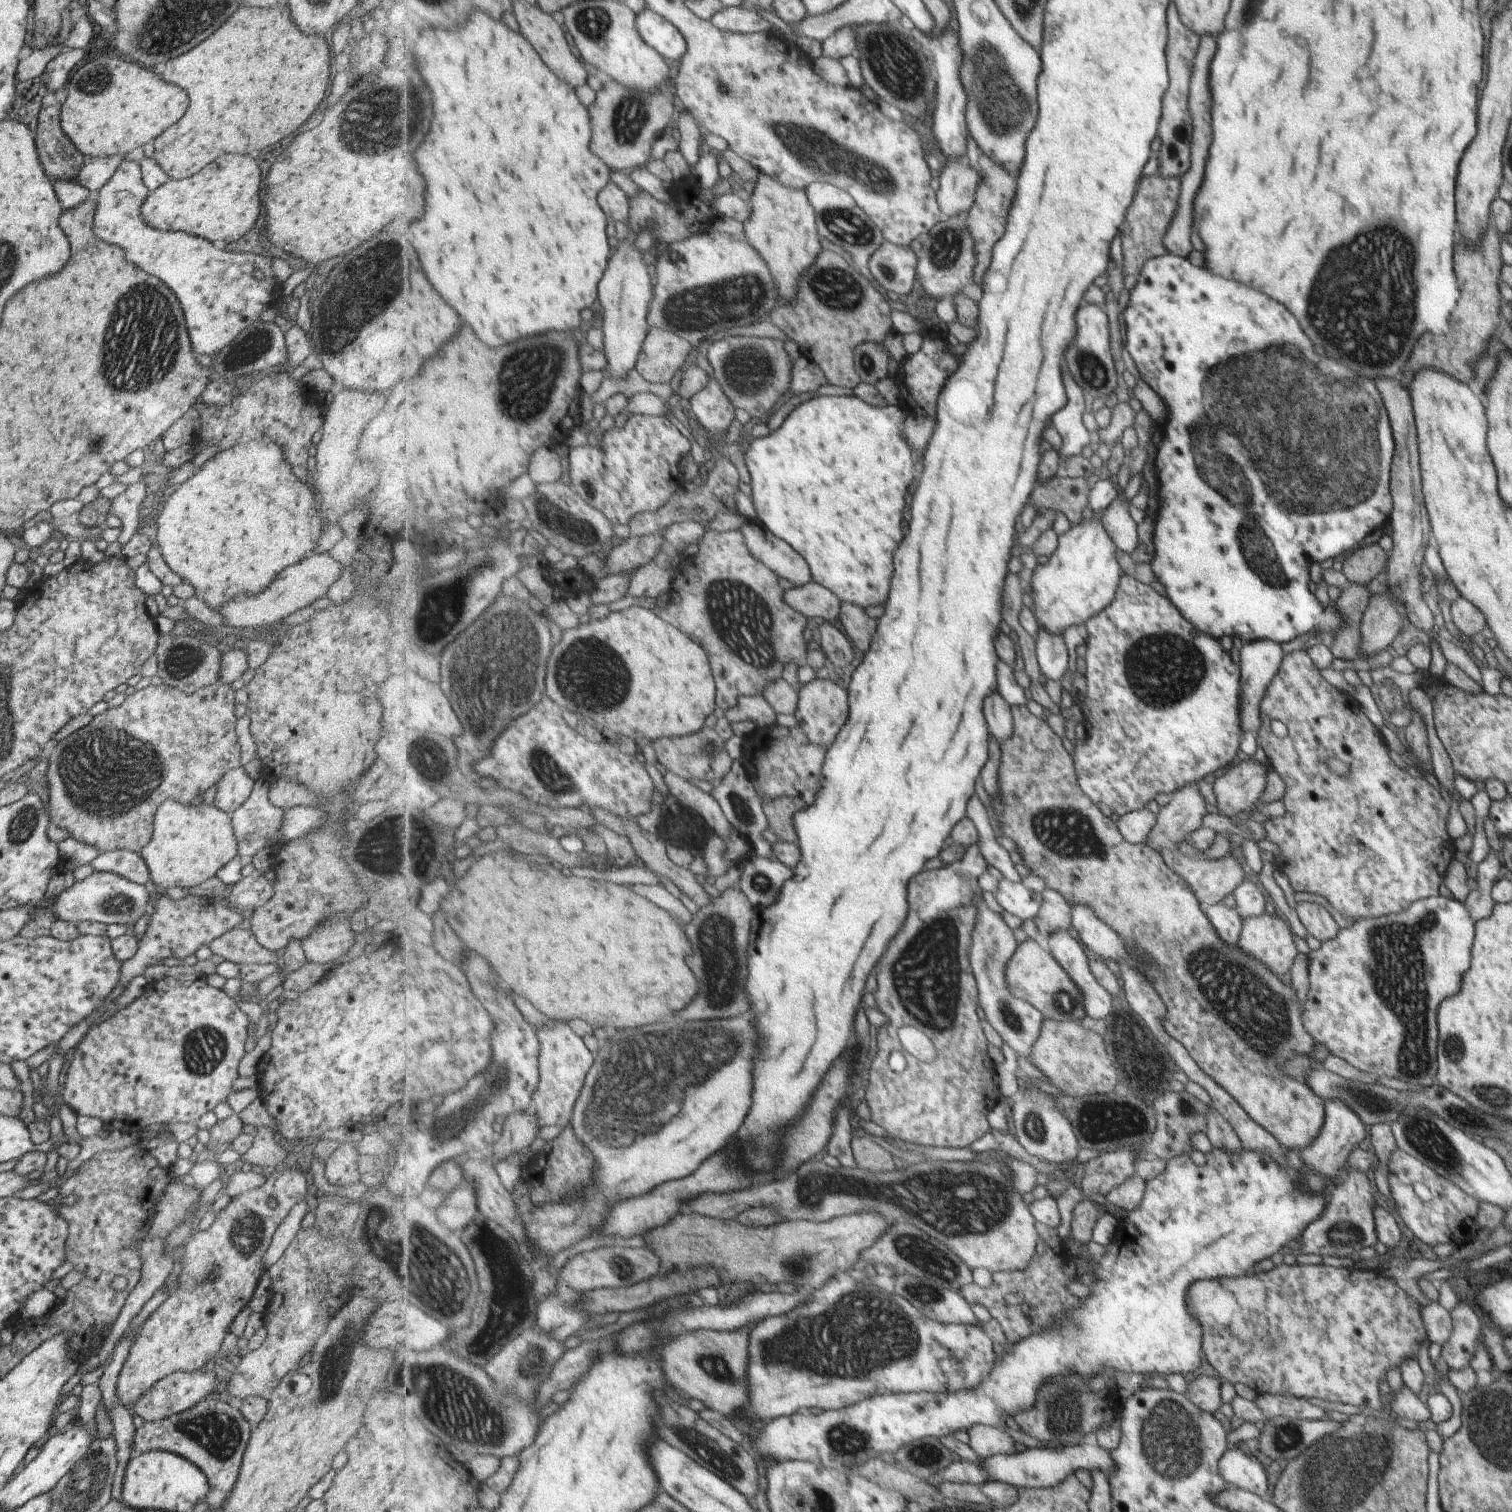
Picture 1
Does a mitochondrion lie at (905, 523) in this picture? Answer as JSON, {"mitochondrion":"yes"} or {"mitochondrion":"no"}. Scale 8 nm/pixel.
{"mitochondrion":"no"}

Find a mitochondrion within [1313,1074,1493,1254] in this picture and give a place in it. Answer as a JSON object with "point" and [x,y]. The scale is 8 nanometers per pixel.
{"point":[1420,1132]}

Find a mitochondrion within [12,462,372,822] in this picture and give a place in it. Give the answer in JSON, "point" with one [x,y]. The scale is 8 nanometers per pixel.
{"point":[107,772]}

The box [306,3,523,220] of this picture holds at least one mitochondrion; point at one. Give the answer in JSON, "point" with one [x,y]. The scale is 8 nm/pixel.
{"point":[366,127]}

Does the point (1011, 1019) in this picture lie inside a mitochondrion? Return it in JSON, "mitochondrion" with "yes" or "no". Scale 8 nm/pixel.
{"mitochondrion":"yes"}

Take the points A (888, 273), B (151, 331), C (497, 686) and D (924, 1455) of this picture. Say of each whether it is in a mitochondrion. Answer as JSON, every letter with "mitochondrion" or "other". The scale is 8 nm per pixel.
{"A":"mitochondrion","B":"mitochondrion","C":"mitochondrion","D":"mitochondrion"}

